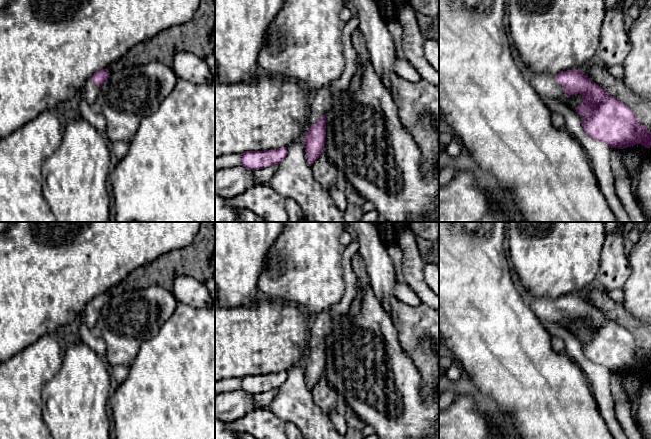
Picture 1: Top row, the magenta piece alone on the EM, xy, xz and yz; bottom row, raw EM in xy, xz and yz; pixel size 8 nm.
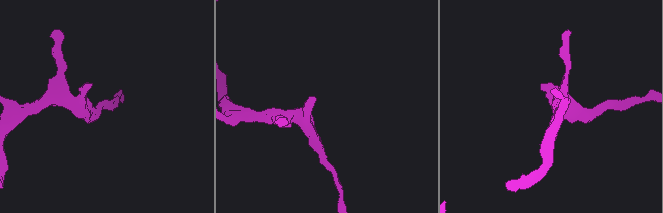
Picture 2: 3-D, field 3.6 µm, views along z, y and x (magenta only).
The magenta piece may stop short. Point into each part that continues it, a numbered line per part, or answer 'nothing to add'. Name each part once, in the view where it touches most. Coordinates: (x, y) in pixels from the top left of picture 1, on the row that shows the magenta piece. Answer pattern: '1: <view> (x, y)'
1: yz (545, 84)

